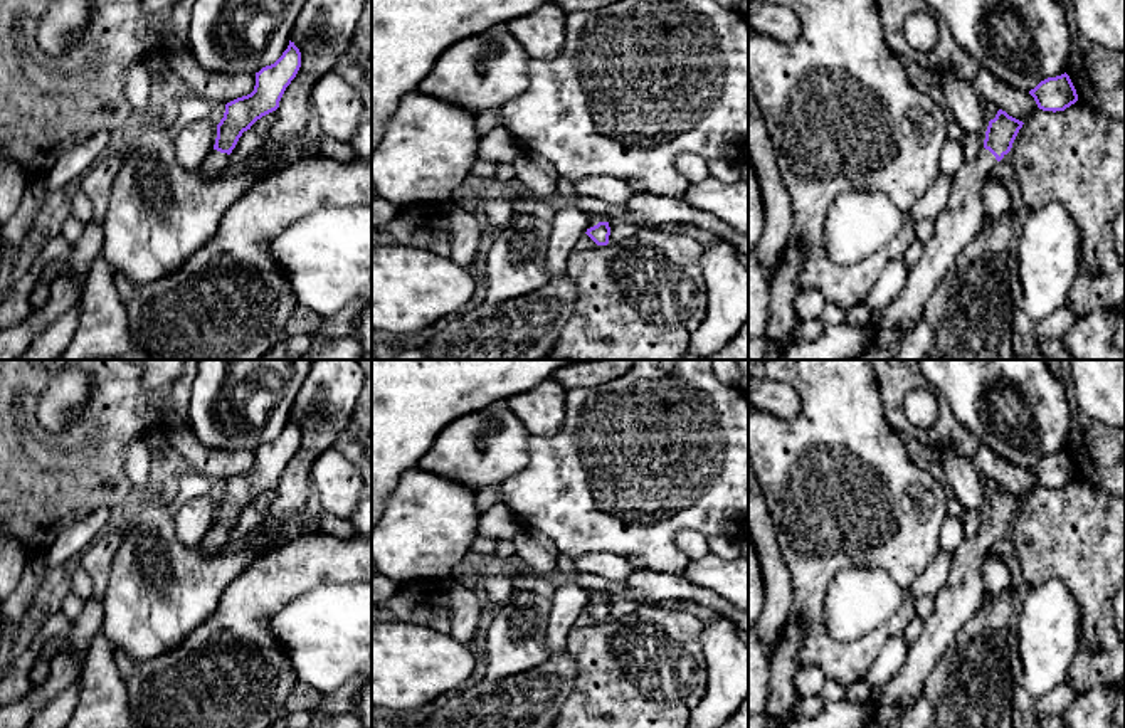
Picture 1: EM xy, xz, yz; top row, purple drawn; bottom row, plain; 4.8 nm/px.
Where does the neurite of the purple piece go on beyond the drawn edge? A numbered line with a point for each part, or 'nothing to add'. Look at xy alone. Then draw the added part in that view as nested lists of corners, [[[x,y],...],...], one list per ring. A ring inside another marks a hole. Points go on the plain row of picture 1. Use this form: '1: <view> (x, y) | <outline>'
1: xy (214, 540) | [[[212,526],[200,543],[197,545],[200,555],[215,557],[222,553],[224,545],[227,543],[230,531]]]

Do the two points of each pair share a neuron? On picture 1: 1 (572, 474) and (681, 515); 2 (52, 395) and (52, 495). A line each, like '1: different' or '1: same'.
1: same
2: different

